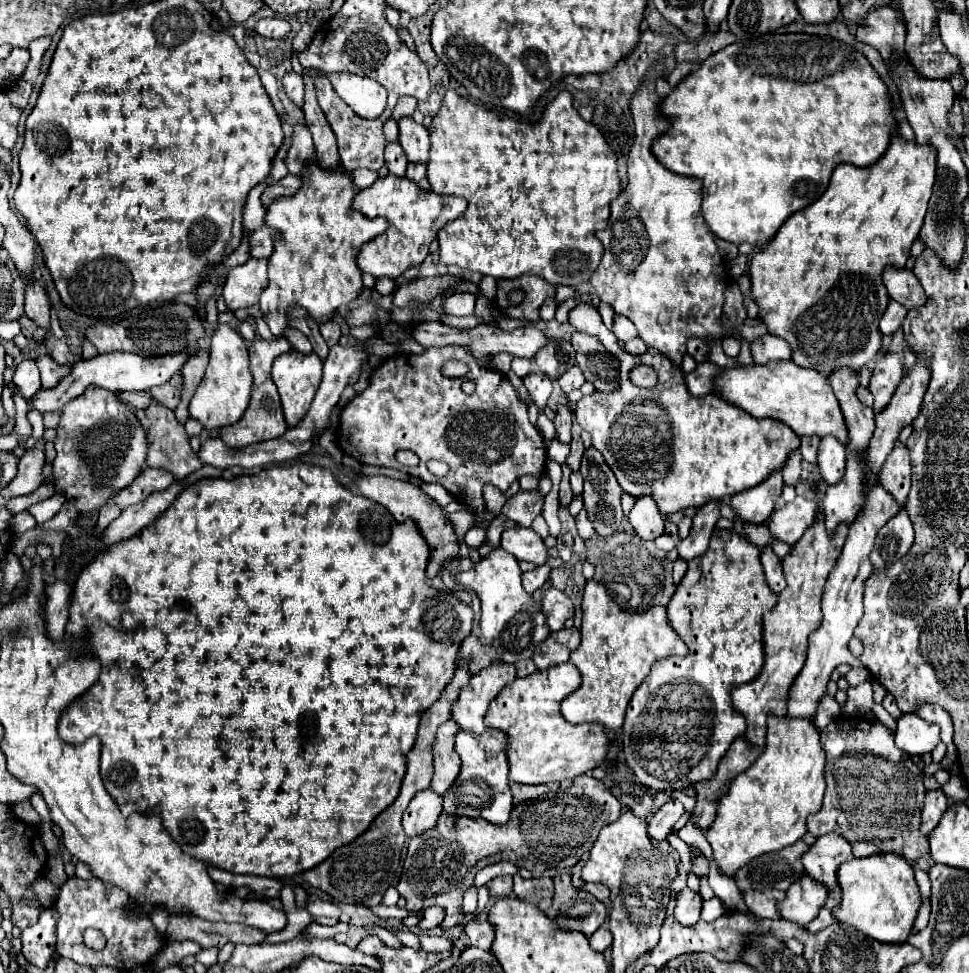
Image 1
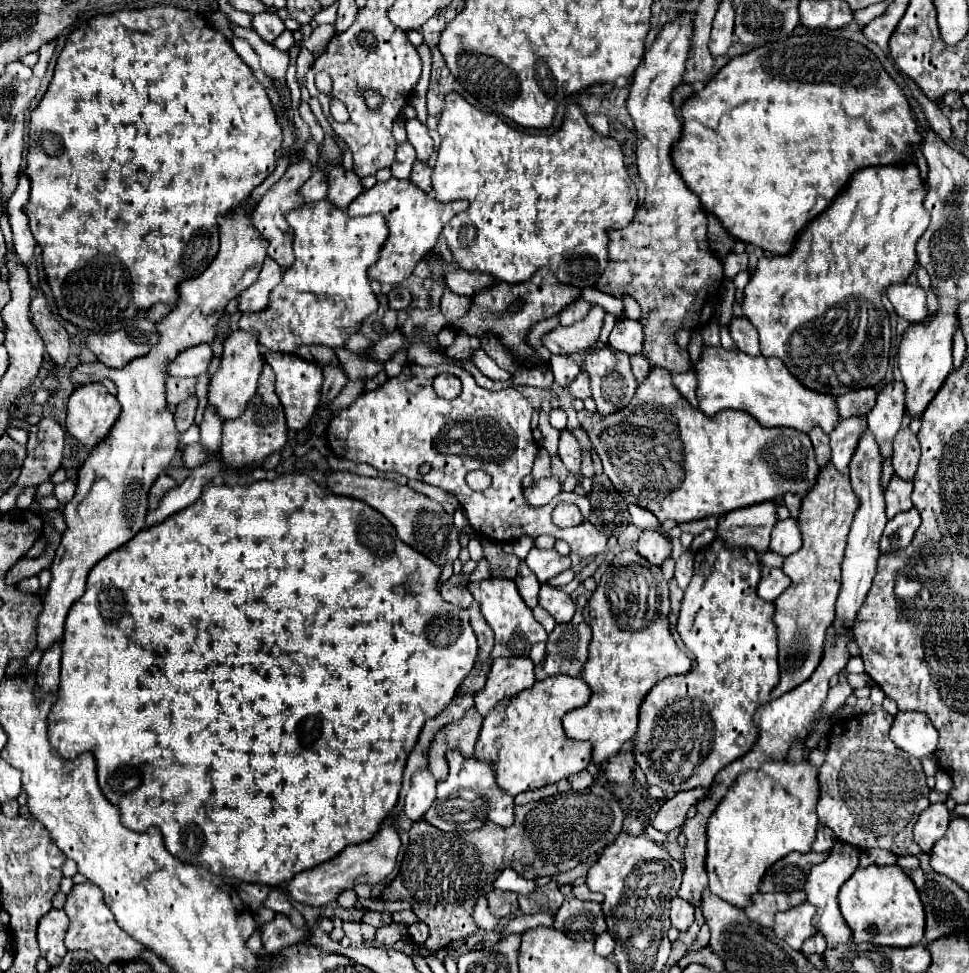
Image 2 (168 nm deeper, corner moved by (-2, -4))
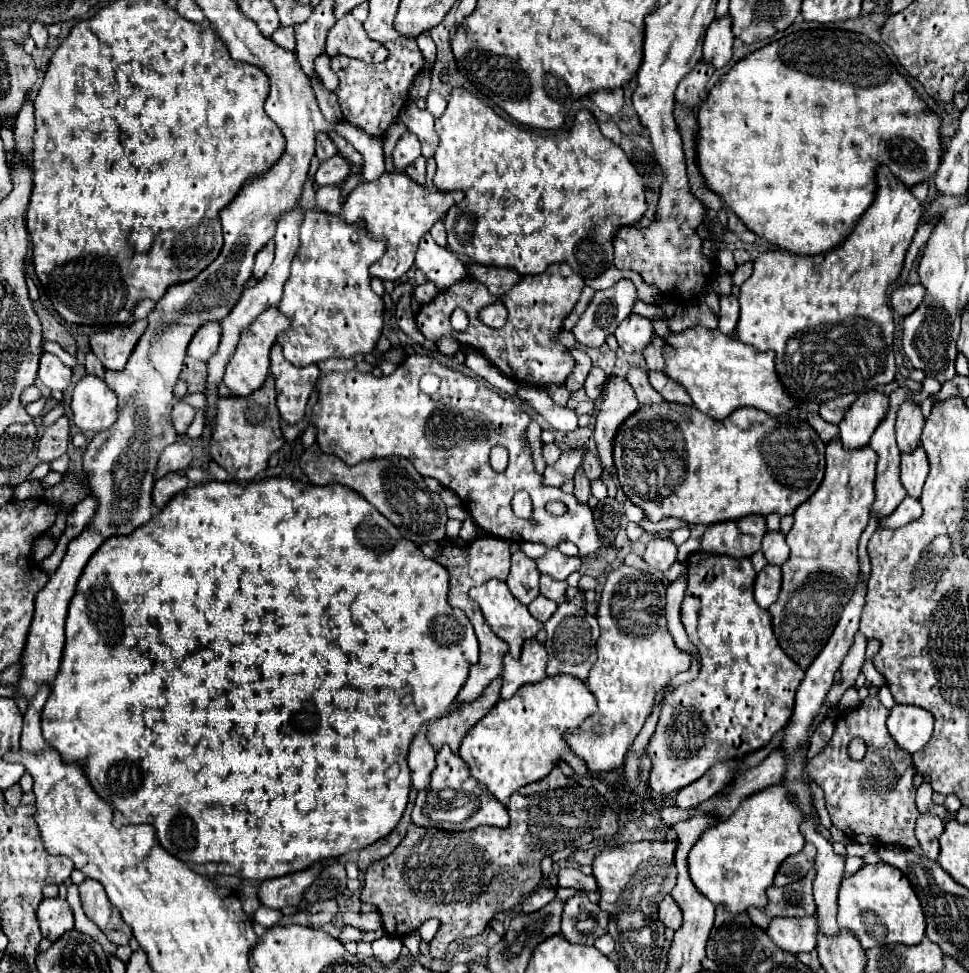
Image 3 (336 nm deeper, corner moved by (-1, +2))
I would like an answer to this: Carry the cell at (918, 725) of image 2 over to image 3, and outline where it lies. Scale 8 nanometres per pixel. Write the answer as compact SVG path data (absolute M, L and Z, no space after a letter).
M895 704L887 718L887 730L905 752L915 754L931 738L933 716L919 706Z

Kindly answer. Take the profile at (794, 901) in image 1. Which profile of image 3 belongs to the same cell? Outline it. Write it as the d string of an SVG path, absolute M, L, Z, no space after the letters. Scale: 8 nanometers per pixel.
M777 916L771 920L767 934L779 948L785 948L785 952L793 952L793 954L809 952L817 944L815 940L817 918L815 916L801 916L801 918Z

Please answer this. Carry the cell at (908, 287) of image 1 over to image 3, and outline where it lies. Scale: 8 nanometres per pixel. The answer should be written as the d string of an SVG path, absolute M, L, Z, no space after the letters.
M903 284L891 292L891 308L899 316L909 316L925 298L925 288L921 284Z

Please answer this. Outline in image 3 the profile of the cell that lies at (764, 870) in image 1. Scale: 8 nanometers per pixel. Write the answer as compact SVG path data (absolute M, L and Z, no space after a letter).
M805 844L801 852L785 858L775 874L775 886L785 886L791 884L795 880L801 880L807 876L807 872L813 868L815 864L815 854L817 848L813 848L813 844Z

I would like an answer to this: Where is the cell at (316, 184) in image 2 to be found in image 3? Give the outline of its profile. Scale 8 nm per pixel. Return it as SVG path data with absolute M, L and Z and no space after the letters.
M343 156L329 158L319 164L317 174L315 174L315 182L317 182L317 186L339 184L349 174L349 168L351 168L351 164Z

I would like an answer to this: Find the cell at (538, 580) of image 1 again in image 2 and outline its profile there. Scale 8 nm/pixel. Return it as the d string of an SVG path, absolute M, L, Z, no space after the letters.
M520 562L518 566L518 574L514 578L516 586L518 586L518 592L522 596L522 600L526 602L528 608L536 608L538 606L538 590L540 590L540 584L536 580L536 576L528 570L528 566L524 562Z

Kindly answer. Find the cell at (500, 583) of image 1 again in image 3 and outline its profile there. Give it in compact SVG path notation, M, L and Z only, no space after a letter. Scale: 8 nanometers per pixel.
M487 580L485 584L471 588L471 590L469 590L469 596L481 606L481 612L483 612L487 624L491 626L491 630L493 630L503 642L507 642L509 654L511 654L513 658L519 656L521 644L523 644L525 640L535 638L537 632L543 630L543 624L529 614L527 606L523 606L521 602L517 602L517 598L509 592L507 584L501 582L501 580Z

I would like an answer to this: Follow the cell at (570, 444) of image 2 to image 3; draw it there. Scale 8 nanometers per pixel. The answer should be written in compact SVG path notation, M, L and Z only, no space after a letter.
M579 468L579 470L575 472L573 482L575 482L575 490L573 490L573 494L577 496L577 500L587 502L587 500L589 500L589 496L591 496L591 492L589 492L589 478L585 476L583 468Z

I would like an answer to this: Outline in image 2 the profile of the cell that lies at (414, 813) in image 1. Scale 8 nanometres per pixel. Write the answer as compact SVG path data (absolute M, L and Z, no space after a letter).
M418 770L412 776L412 784L410 790L406 794L406 802L404 802L404 812L406 816L416 822L424 816L424 812L432 806L436 798L436 780L430 774L430 770Z

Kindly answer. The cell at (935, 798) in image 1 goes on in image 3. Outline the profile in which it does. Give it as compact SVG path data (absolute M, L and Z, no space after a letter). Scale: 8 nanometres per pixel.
M921 814L917 818L915 836L917 836L925 856L929 856L933 860L939 856L939 836L941 836L941 832L943 832L943 820L939 816Z

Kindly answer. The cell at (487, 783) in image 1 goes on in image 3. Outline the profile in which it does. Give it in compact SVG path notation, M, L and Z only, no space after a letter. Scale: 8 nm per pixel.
M443 746L437 752L437 768L431 774L431 784L425 792L417 794L411 820L417 826L425 828L445 828L445 830L473 830L477 826L499 826L509 824L507 808L479 782L471 776L465 760L451 752L449 746Z

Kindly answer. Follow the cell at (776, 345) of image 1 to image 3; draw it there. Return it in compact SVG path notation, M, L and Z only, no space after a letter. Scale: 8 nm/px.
M721 296L721 316L719 316L719 330L727 336L735 336L739 320L739 302L737 298L731 296Z

